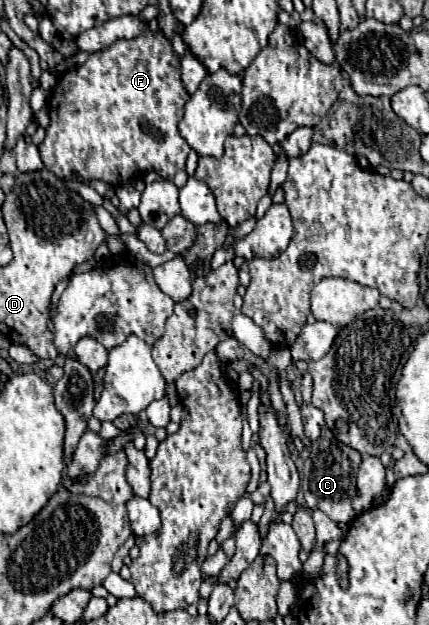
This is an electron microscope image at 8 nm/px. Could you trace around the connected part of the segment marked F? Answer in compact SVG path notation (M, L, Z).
M146 29L142 35L138 35L136 39L130 39L130 41L128 39L120 39L116 43L112 43L112 47L106 47L104 51L92 53L84 65L80 65L78 69L70 71L66 77L64 75L60 77L60 81L58 81L54 93L52 93L52 99L50 99L50 107L54 109L54 111L50 111L50 127L46 129L46 139L40 145L42 161L44 161L46 169L54 171L58 177L70 177L72 171L78 171L86 179L100 179L100 181L104 181L108 185L126 183L126 181L130 181L130 177L138 177L138 175L144 175L144 173L154 171L154 169L160 171L162 177L172 179L176 171L184 169L186 157L192 151L188 147L186 139L178 133L178 123L180 123L180 119L184 115L184 105L186 105L188 99L190 99L190 95L188 95L188 91L186 91L186 87L184 87L184 83L180 79L180 57L174 53L170 39L160 29L158 31Z

